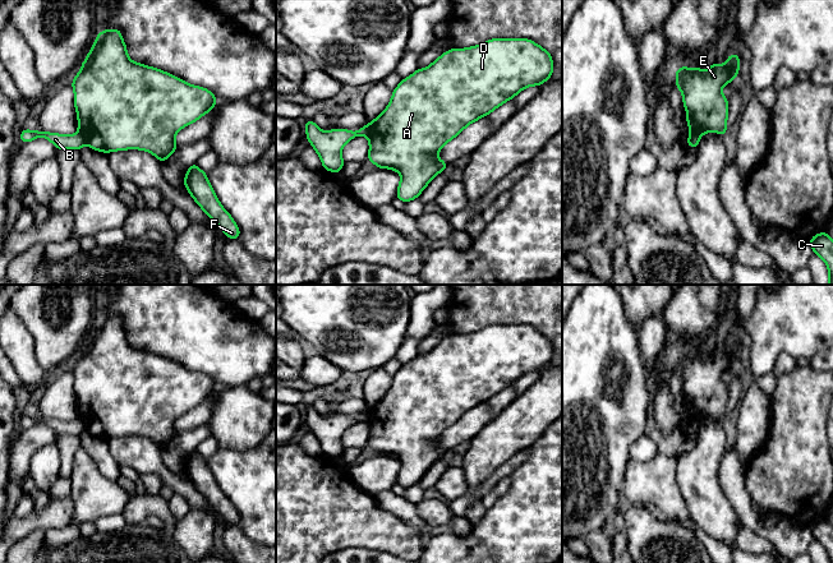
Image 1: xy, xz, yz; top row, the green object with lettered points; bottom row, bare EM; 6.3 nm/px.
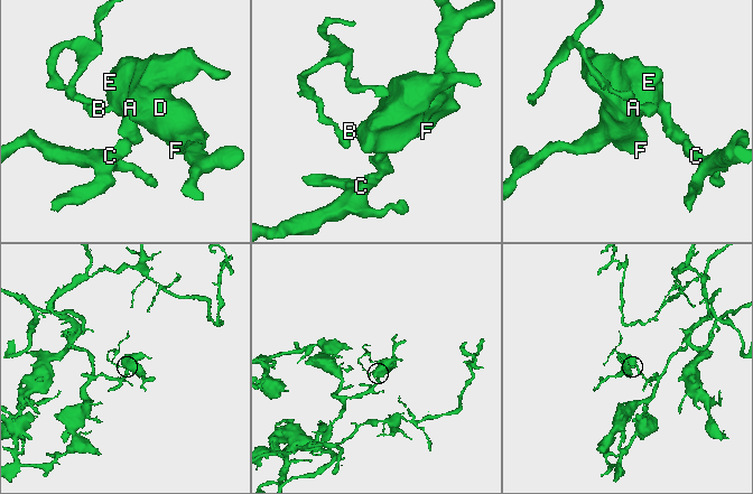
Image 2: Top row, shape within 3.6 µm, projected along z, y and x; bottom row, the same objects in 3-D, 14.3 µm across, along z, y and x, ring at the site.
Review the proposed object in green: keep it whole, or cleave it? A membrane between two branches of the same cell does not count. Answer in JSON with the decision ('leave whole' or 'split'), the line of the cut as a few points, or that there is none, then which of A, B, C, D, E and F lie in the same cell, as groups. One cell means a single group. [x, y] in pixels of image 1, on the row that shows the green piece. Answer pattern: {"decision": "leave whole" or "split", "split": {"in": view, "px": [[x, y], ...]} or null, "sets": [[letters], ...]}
{"decision": "split", "split": {"in": "xy", "px": [[78, 132], [86, 143]]}, "sets": [["A", "C", "D", "E", "F"], ["B"]]}

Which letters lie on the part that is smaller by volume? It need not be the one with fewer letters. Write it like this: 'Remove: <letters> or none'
Remove: B

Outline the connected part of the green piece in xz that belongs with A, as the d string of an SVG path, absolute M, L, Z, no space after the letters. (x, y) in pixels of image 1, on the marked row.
M492 38L468 49L451 49L443 52L425 69L416 69L392 91L385 111L368 124L368 161L378 169L391 169L401 175L396 198L404 203L416 199L433 177L447 169L437 157L441 148L457 137L468 125L487 116L531 86L542 86L553 73L553 61L548 51L528 38Z

